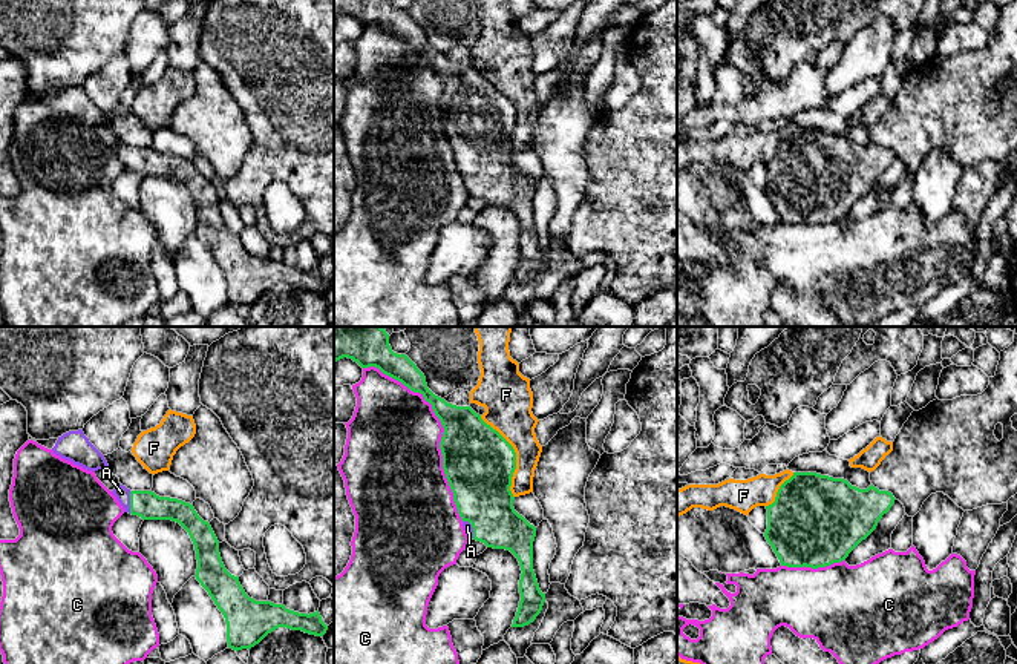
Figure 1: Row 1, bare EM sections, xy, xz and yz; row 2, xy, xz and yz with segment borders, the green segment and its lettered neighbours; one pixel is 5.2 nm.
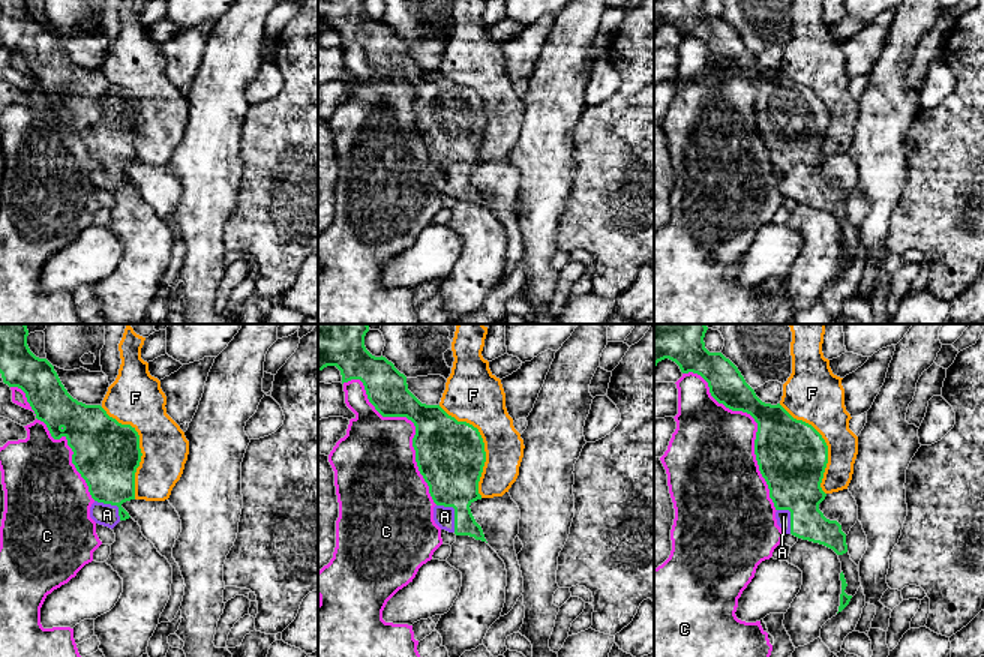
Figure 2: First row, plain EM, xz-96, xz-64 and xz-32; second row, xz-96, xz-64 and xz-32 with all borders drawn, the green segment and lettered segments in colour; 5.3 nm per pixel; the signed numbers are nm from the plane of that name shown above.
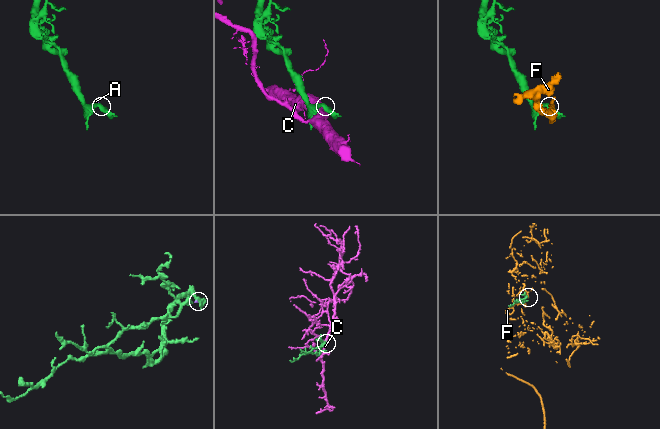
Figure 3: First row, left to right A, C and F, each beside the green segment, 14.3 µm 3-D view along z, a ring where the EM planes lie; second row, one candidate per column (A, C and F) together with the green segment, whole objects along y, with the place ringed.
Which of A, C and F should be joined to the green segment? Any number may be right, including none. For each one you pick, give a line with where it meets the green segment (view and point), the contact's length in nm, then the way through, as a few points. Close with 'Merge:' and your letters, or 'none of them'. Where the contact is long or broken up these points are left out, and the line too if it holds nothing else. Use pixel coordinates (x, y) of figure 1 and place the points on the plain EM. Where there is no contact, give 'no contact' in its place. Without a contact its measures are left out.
A: meets green in xy at (130, 158); contact 120 nm long
Merge: A

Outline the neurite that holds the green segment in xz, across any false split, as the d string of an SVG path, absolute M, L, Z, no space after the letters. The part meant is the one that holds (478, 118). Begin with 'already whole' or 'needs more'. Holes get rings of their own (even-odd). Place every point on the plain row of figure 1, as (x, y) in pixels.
needs more | M334 0L334 20L352 15L420 49L432 61L444 89L440 98L443 126L469 195L487 204L510 207L519 218L521 258L512 284L524 284L541 270L545 250L533 227L536 184L513 164L510 147L516 126L513 103L470 63L456 63L435 52L424 31L389 0Z

